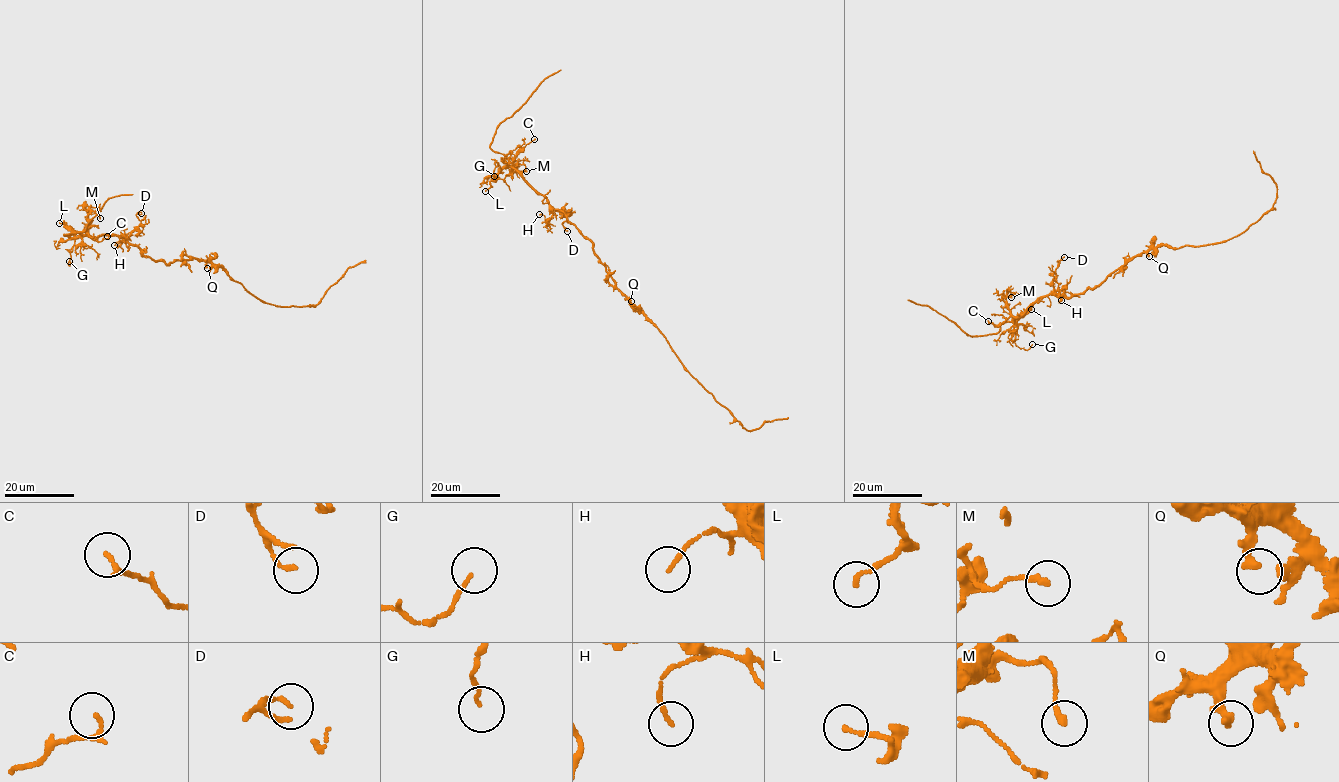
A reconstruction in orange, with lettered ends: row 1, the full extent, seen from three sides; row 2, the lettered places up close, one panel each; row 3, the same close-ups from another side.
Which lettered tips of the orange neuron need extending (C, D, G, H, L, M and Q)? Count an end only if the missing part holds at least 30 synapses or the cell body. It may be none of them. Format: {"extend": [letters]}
{"extend": []}

